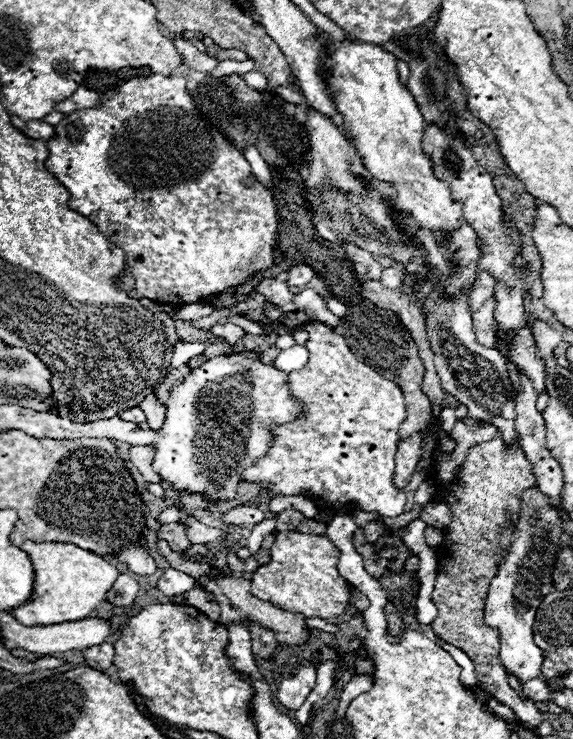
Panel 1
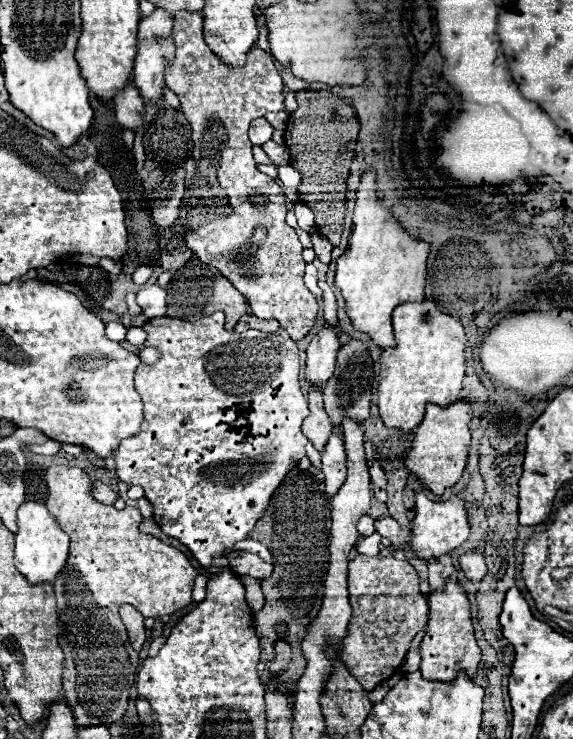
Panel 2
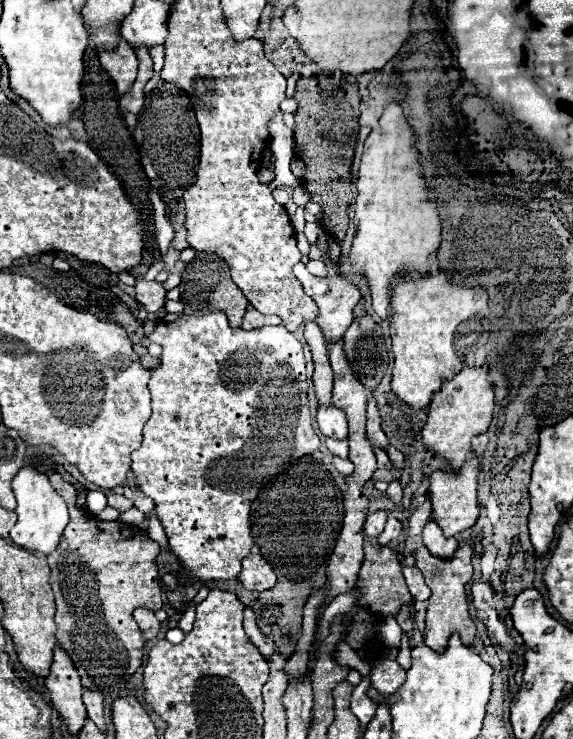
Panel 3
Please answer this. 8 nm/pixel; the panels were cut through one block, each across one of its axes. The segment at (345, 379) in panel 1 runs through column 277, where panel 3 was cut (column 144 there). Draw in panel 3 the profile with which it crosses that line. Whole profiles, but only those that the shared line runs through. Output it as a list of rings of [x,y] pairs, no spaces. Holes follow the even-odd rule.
[[[212,312],[206,316],[188,316],[188,314],[170,314],[170,318],[178,318],[174,322],[164,322],[160,320],[158,326],[154,328],[154,332],[148,336],[148,340],[160,344],[162,350],[162,364],[156,372],[152,372],[152,378],[148,382],[148,388],[152,392],[152,416],[150,420],[144,424],[144,442],[140,446],[140,450],[132,452],[132,472],[136,476],[136,484],[140,486],[140,490],[154,500],[154,512],[158,516],[158,520],[162,522],[168,542],[170,542],[170,550],[176,554],[178,562],[180,562],[180,584],[188,586],[190,582],[204,582],[204,580],[232,580],[240,574],[240,562],[244,556],[250,554],[250,548],[254,546],[252,534],[250,534],[250,506],[254,502],[254,498],[258,496],[260,488],[270,482],[276,474],[280,474],[282,470],[286,470],[294,460],[312,454],[314,450],[320,450],[322,440],[318,438],[318,434],[312,428],[312,416],[308,410],[308,400],[304,400],[304,396],[300,396],[300,412],[296,412],[296,420],[292,420],[292,424],[268,424],[268,420],[264,420],[264,416],[260,416],[260,408],[256,408],[256,392],[248,392],[246,388],[246,376],[248,372],[252,372],[252,356],[248,356],[248,348],[260,348],[260,352],[268,352],[268,356],[276,356],[276,360],[284,360],[284,364],[288,364],[288,368],[292,368],[292,372],[296,372],[296,376],[300,376],[300,372],[306,372],[304,366],[304,356],[302,356],[302,344],[294,338],[292,332],[288,332],[282,324],[280,326],[262,326],[262,328],[254,328],[254,330],[242,330],[242,328],[230,328],[226,314],[224,312]]]

